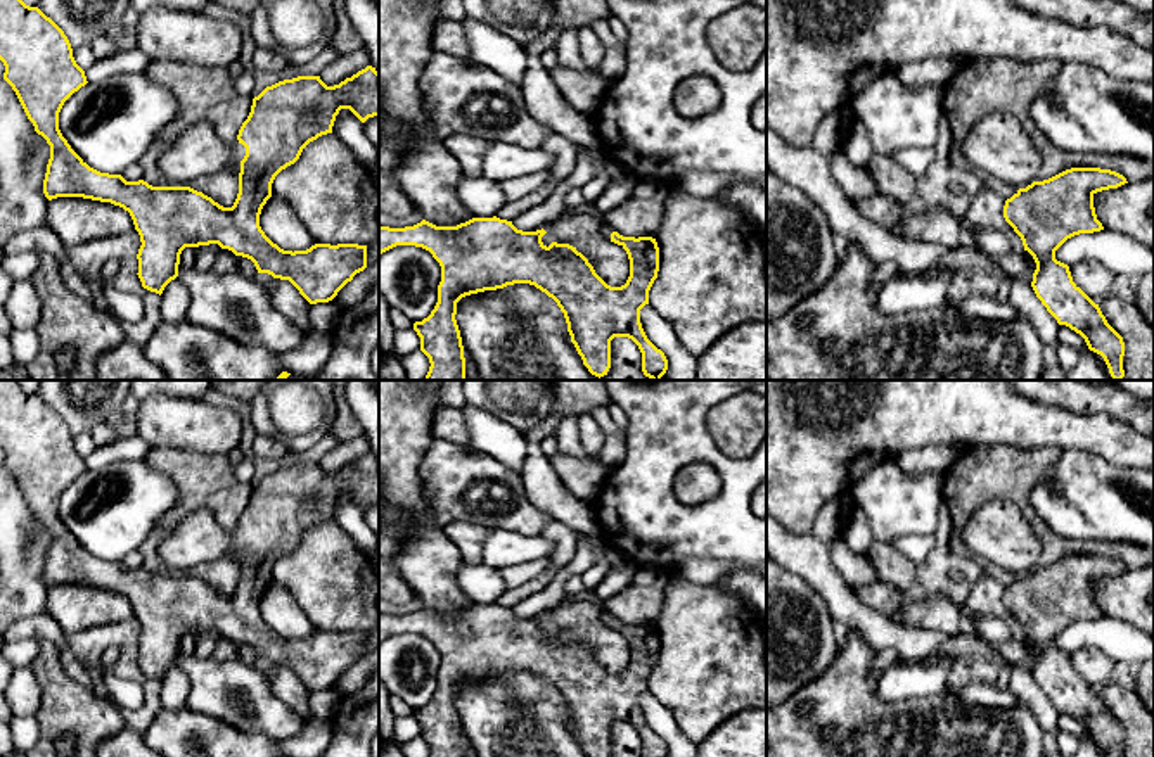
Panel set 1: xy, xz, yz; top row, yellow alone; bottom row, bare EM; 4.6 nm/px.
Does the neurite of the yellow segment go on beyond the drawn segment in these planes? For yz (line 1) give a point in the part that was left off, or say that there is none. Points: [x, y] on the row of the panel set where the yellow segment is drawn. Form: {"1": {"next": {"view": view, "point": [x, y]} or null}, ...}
{"1": {"next": null}}

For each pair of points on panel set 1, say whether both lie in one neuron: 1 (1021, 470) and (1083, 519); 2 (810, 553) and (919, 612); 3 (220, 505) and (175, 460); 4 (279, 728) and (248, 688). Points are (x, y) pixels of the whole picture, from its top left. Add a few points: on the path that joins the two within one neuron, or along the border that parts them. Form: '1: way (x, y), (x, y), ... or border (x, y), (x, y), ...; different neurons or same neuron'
1: border (1063, 450), (1032, 489), (1044, 522); different neurons
2: border (890, 616), (902, 626), (929, 629); different neurons
3: way (210, 495), (185, 470); same neuron
4: way (270, 718), (251, 699); same neuron

